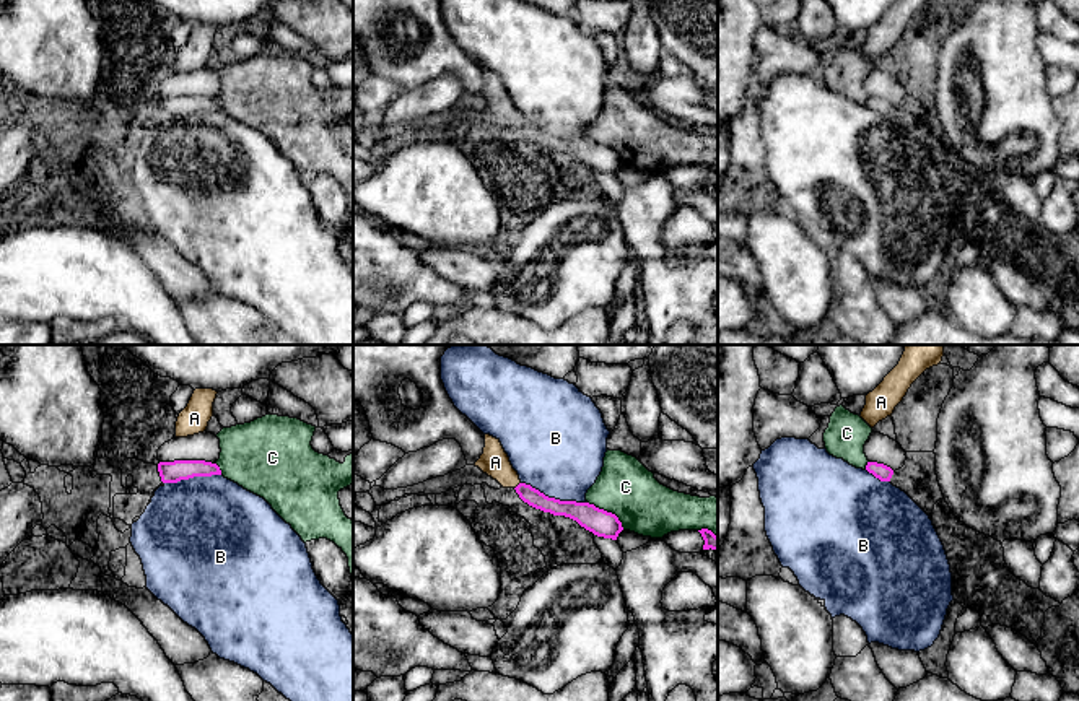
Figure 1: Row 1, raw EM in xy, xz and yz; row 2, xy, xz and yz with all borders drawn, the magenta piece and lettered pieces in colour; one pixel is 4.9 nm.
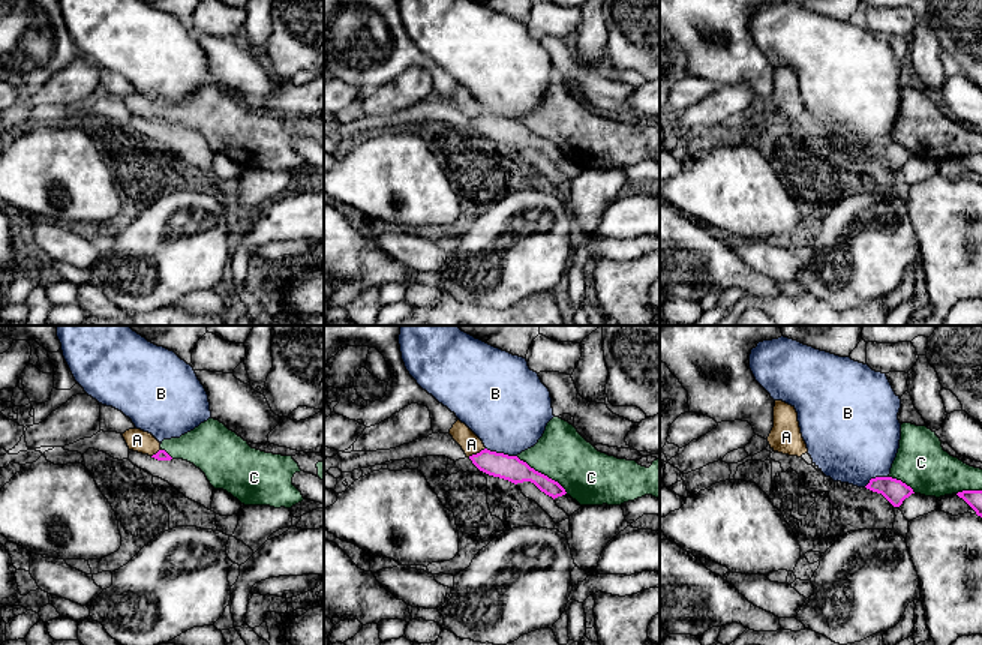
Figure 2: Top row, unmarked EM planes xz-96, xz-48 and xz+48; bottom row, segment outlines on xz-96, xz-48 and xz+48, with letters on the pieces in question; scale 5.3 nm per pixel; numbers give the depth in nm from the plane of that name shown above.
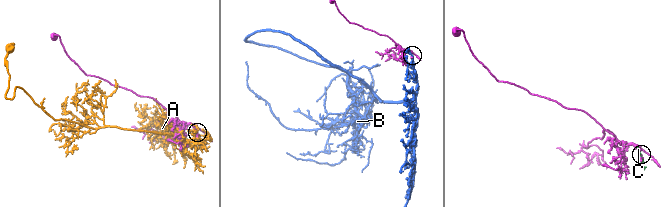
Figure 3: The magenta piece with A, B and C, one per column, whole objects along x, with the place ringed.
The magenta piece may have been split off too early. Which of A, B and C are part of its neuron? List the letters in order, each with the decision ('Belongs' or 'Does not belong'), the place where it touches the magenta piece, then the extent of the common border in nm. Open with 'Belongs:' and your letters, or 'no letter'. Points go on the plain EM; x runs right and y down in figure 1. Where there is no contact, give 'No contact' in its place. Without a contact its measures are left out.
Belongs: no letter
A: Does not belong. Touches magenta at xz (518, 121). Shared border 50 nm
B: Does not belong. Touches magenta at xz (554, 134). Shared border 340 nm
C: Does not belong. Touches magenta at xz (609, 148). Shared border 240 nm

